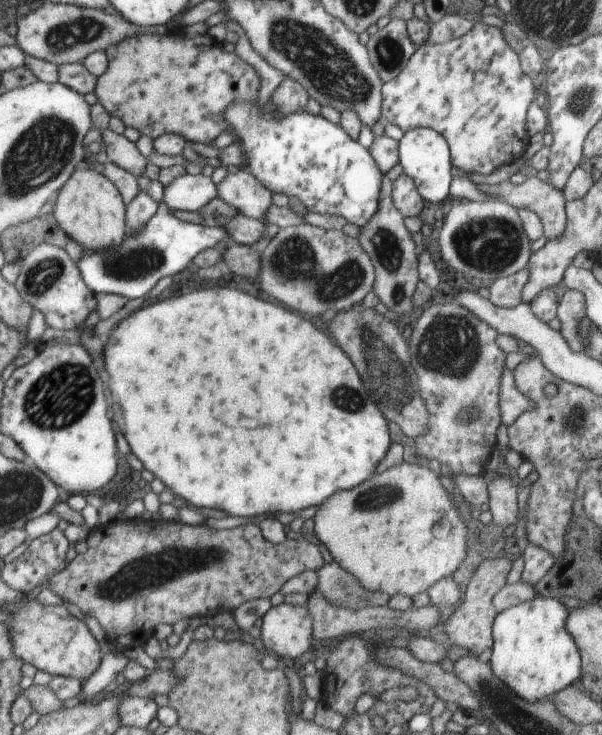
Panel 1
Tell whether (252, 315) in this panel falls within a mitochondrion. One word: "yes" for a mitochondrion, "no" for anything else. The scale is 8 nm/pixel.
no

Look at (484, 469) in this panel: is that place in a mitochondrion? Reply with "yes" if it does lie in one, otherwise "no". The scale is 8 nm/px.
no

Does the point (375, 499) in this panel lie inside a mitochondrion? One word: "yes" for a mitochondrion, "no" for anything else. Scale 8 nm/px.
yes

